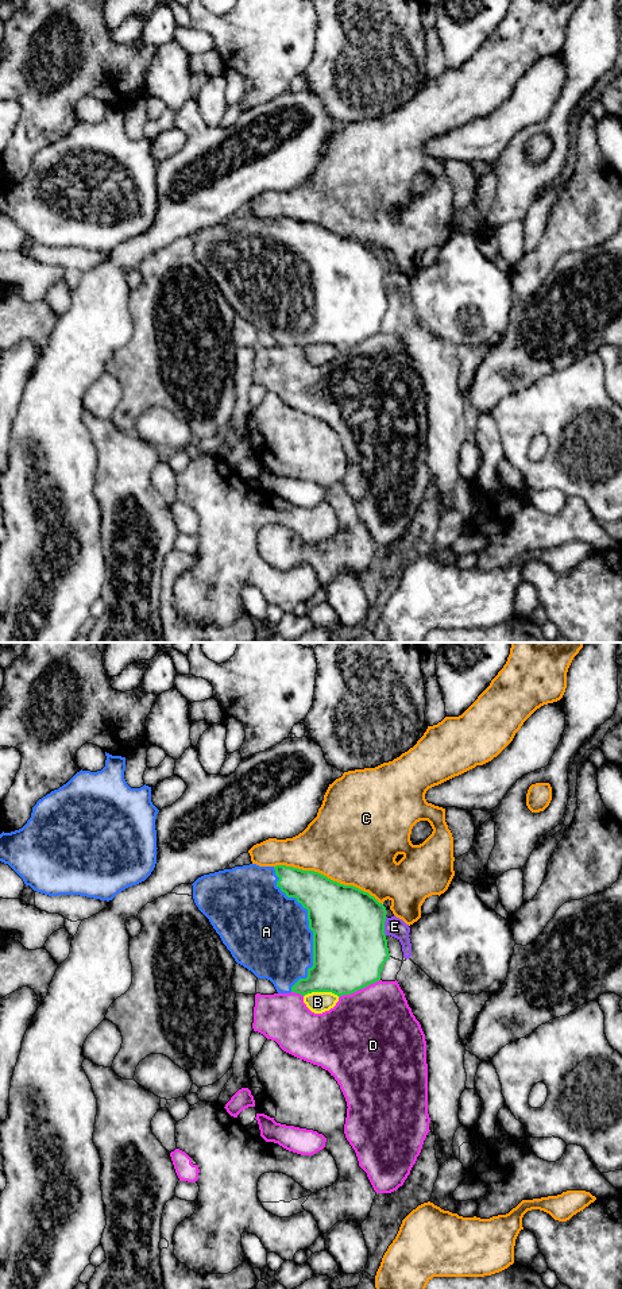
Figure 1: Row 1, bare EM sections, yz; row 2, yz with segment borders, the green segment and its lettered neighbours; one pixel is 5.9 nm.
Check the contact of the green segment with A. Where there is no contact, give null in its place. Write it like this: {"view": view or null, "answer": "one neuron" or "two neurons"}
{"view": "yz", "answer": "one neuron"}

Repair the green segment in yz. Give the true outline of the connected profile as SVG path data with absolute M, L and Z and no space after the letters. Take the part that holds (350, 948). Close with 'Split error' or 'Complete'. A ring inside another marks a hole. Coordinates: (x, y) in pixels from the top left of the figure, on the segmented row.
M235 867L198 877L193 899L209 919L235 961L258 979L270 980L278 993L332 992L351 995L380 980L390 953L385 934L386 907L368 892L344 885L314 871L293 867Z. Split error

